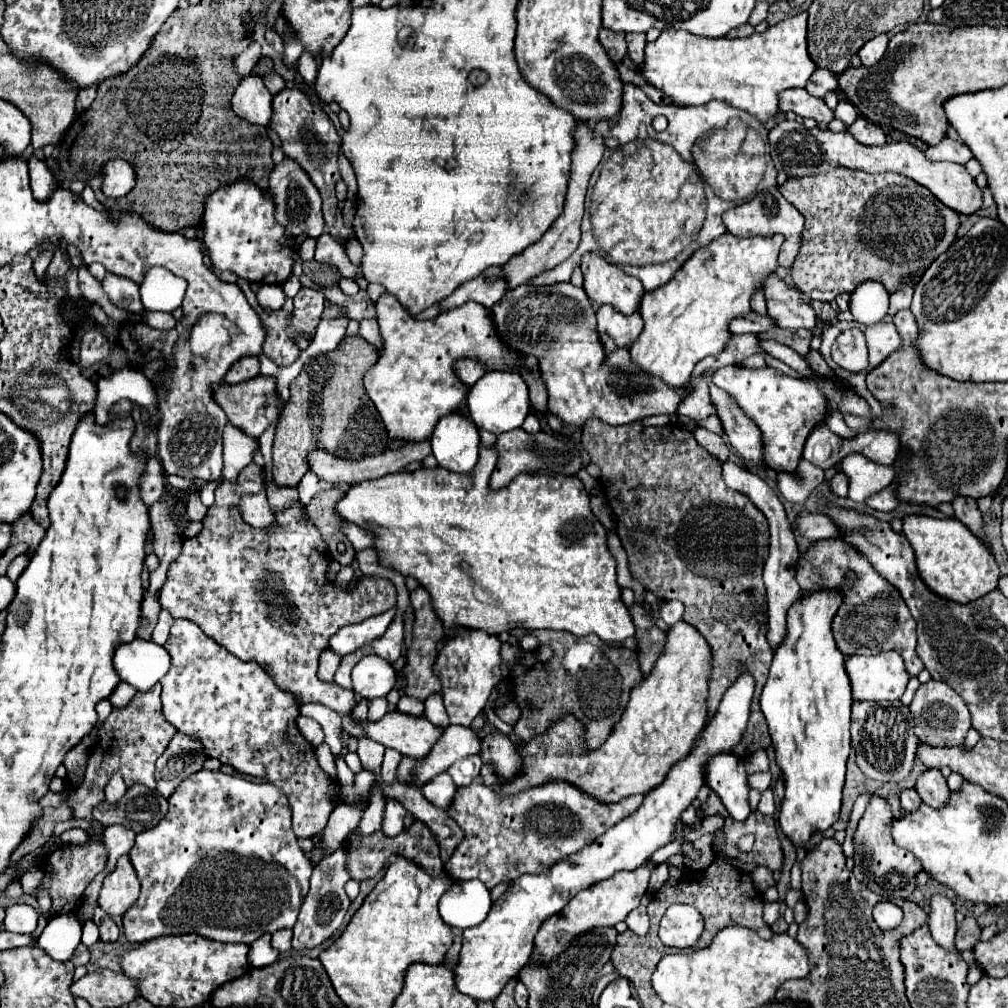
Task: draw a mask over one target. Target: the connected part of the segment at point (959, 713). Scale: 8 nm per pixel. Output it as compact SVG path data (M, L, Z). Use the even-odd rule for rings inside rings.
M927 681L923 683L911 705L909 705L913 723L915 723L915 735L919 743L931 745L931 747L959 747L965 741L967 731L971 729L971 715L963 699L943 681Z

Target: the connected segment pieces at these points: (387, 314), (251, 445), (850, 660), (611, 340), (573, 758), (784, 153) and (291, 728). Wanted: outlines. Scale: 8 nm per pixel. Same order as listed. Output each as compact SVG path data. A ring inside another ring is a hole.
M385 293L377 301L377 321L383 335L383 351L379 351L379 359L365 371L363 385L389 439L409 443L425 441L443 415L459 409L469 387L453 373L453 361L457 357L475 357L493 371L519 373L527 367L531 373L539 373L535 357L521 357L507 349L495 331L489 309L475 301L443 311L435 319L417 321L391 293Z
M227 423L223 431L223 461L225 461L223 479L235 481L239 471L253 461L255 449L259 449L255 439L251 439L231 423Z
M885 651L871 657L847 657L845 671L851 681L853 699L859 701L897 701L909 681L897 651Z
M601 305L597 311L597 327L605 345L605 353L609 355L619 347L633 345L633 341L639 337L639 331L643 329L643 319L639 311L635 311L635 315L623 315L613 307Z
M675 623L667 631L667 643L653 673L631 691L623 719L599 749L585 751L583 725L573 715L567 715L563 721L551 725L543 735L535 735L533 741L521 747L521 757L525 759L523 775L503 787L495 787L493 791L515 795L527 787L547 783L547 779L563 779L603 803L615 803L637 793L649 793L663 783L677 761L691 753L699 733L703 731L707 717L709 673L711 647L707 641L689 623ZM569 743L577 743L577 753L567 753Z
M779 121L775 129L769 131L769 143L771 143L771 159L779 171L789 167L801 167L801 169L819 169L819 165L827 163L831 167L847 167L847 169L859 169L865 173L901 173L923 187L927 187L943 205L955 209L959 215L973 215L983 205L983 193L977 187L975 179L967 173L963 165L955 163L933 163L929 161L917 147L913 147L907 141L887 143L881 147L867 147L857 143L851 133L841 131L833 133L829 129L807 129L805 125L797 121Z
M187 619L175 621L165 649L171 655L171 667L161 679L167 723L199 741L207 757L215 757L243 775L263 775L271 785L283 789L291 803L297 837L321 833L335 807L331 807L331 791L327 791L329 775L319 767L315 747L297 729L297 699L279 691L259 663L237 659Z

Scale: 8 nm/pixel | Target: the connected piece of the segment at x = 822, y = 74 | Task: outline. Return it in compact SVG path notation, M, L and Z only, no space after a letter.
M817 69L807 81L805 89L813 97L823 97L827 91L837 91L837 75L827 69Z

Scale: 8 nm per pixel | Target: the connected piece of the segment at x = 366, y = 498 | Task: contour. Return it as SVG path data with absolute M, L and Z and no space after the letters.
M495 445L491 447L479 447L479 458L475 465L475 471L469 471L467 475L455 475L453 471L443 471L443 467L437 469L421 469L421 471L401 471L401 473L389 473L379 479L363 481L363 483L353 483L349 491L345 493L343 499L335 503L335 513L343 517L349 523L359 525L361 529L377 535L373 545L379 555L379 563L383 567L399 571L403 577L415 577L419 585L431 595L433 599L433 611L443 623L445 637L453 637L457 629L481 629L491 635L499 635L503 631L511 629L527 629L527 631L537 631L537 629L555 629L555 631L569 631L577 637L595 633L601 641L607 643L623 643L625 639L635 635L635 625L629 615L629 609L621 601L621 587L617 585L617 573L615 573L615 557L607 549L607 531L599 523L599 519L593 515L589 509L589 493L585 491L583 483L575 476L563 477L551 474L522 473L515 477L503 491L491 491L487 487L487 479L494 471L498 460L498 453Z

